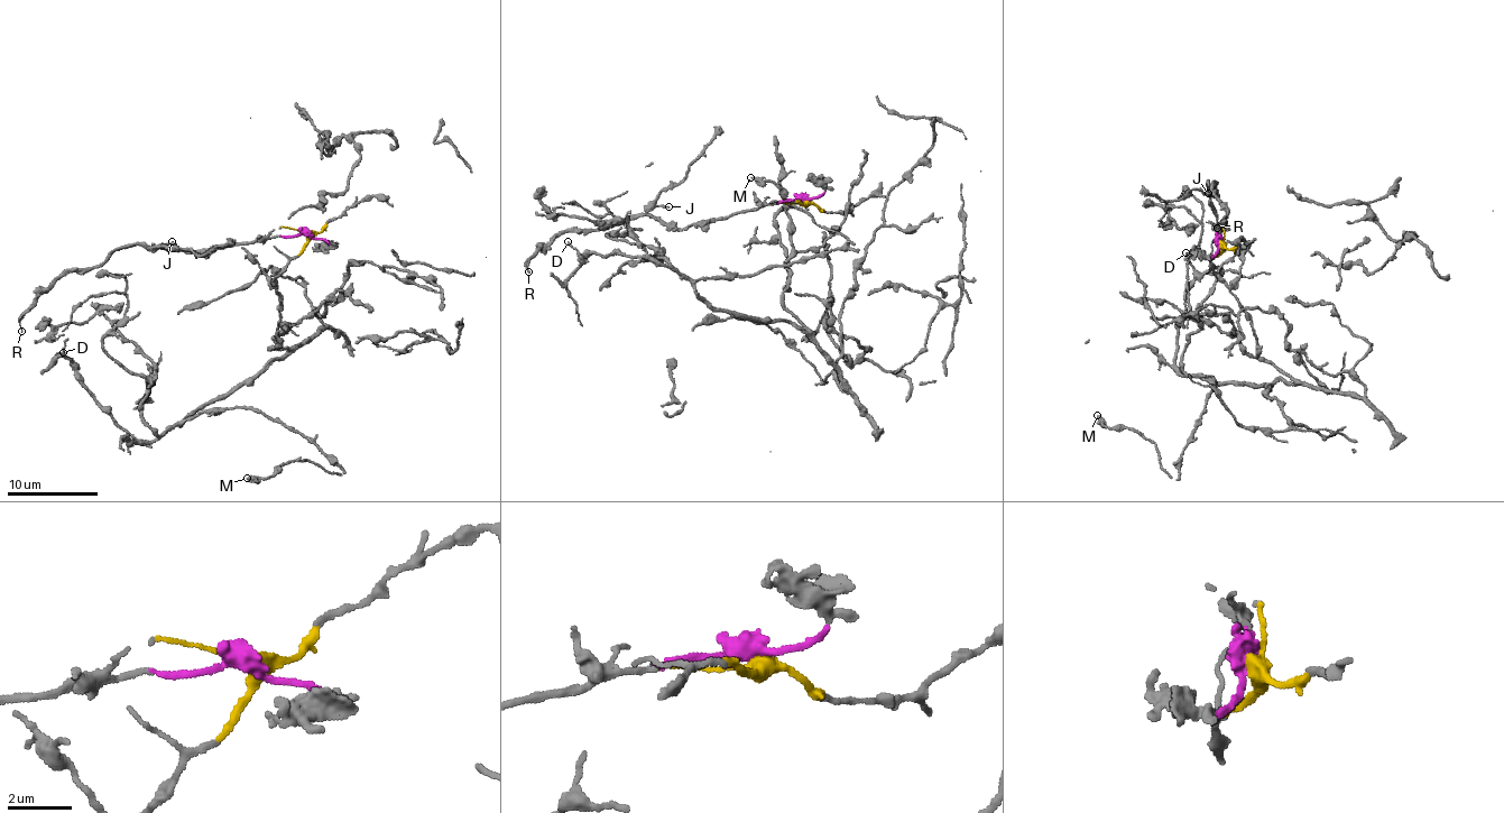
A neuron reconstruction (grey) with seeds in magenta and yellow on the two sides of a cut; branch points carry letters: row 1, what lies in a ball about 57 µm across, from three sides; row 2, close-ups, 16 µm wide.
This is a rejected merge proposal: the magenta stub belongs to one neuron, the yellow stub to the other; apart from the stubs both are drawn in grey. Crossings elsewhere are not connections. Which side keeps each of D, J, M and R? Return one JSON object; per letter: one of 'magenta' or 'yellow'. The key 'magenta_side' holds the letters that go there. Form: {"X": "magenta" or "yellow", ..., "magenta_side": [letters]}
{"D": "yellow", "J": "magenta", "M": "yellow", "R": "magenta", "magenta_side": ["J", "R"]}

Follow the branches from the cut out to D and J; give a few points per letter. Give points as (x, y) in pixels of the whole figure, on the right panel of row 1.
D: (1221, 241), (1210, 269), (1251, 322), (1256, 354), (1294, 381), (1182, 373), (1175, 325), (1193, 280), (1186, 252)
J: (1221, 241), (1219, 227), (1225, 224), (1227, 209), (1209, 193)

